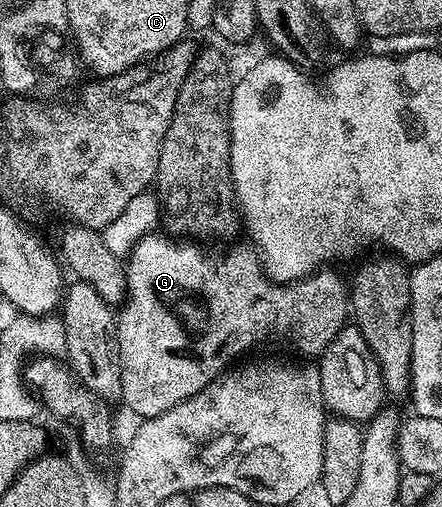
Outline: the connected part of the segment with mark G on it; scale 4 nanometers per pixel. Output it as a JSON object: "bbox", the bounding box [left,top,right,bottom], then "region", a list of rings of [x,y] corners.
{"bbox":[116,233,267,419],"region":[[[149,233],[143,236],[125,260],[126,297],[120,307],[122,312],[119,310],[116,315],[118,366],[121,368],[123,385],[121,402],[127,403],[142,419],[156,417],[160,413],[180,405],[188,397],[200,393],[213,379],[217,379],[235,362],[234,358],[238,359],[246,355],[242,347],[246,348],[246,343],[250,343],[250,339],[254,339],[254,331],[250,331],[250,327],[254,327],[254,323],[258,323],[258,295],[262,295],[262,291],[266,291],[267,276],[262,269],[262,260],[253,246],[234,247],[231,251],[224,252],[218,260],[214,260],[208,252],[201,251],[200,248],[193,247],[190,243],[177,243],[174,239],[165,239],[164,236],[158,234]]]}

